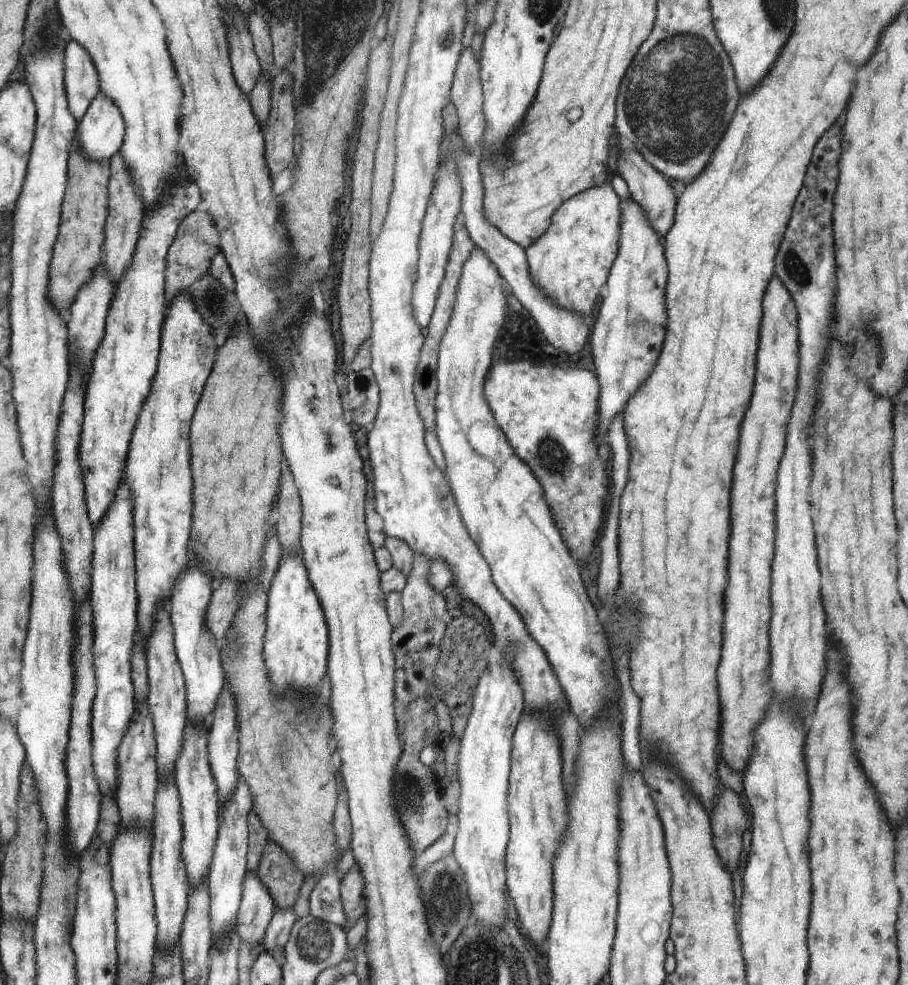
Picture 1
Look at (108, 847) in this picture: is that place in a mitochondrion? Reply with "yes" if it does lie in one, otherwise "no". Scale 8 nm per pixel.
no

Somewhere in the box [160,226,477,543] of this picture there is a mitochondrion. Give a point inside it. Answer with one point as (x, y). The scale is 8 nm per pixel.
(213, 301)

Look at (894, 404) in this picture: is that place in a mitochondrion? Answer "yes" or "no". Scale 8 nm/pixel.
no

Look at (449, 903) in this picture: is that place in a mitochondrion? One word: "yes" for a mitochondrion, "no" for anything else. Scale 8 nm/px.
yes

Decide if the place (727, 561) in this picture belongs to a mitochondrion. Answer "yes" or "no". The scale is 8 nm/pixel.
no

